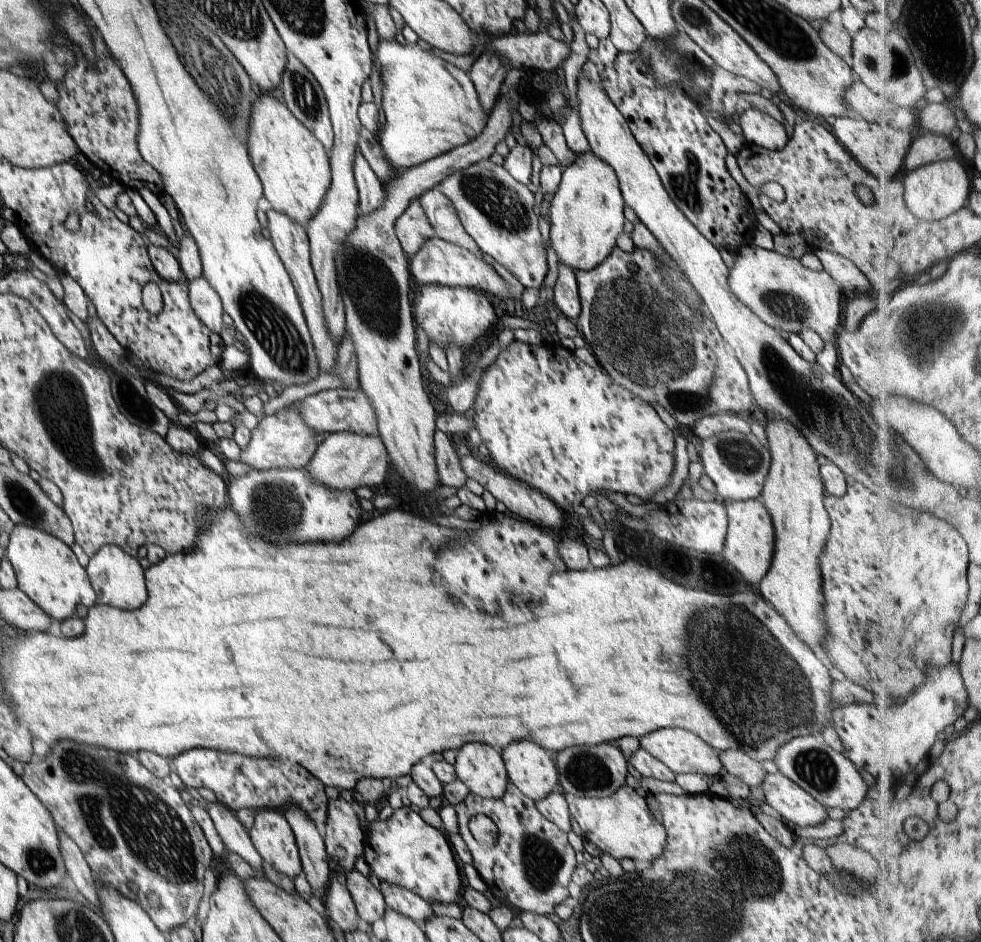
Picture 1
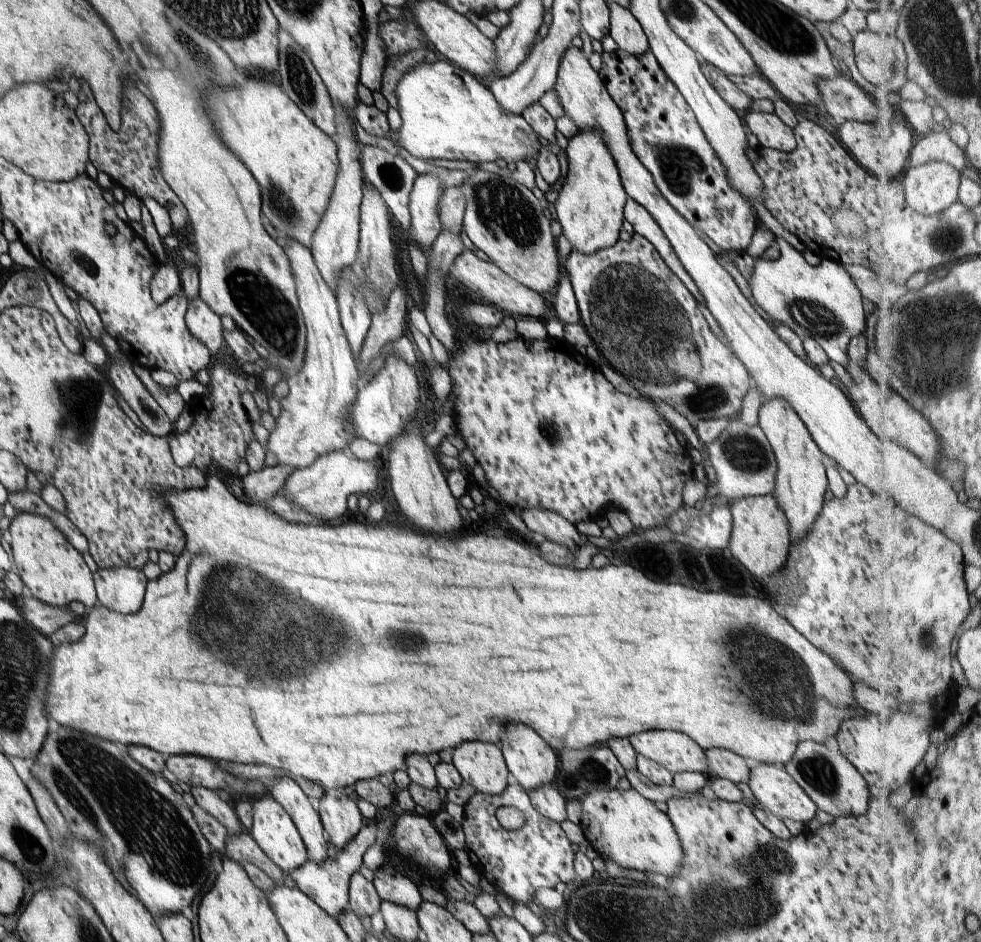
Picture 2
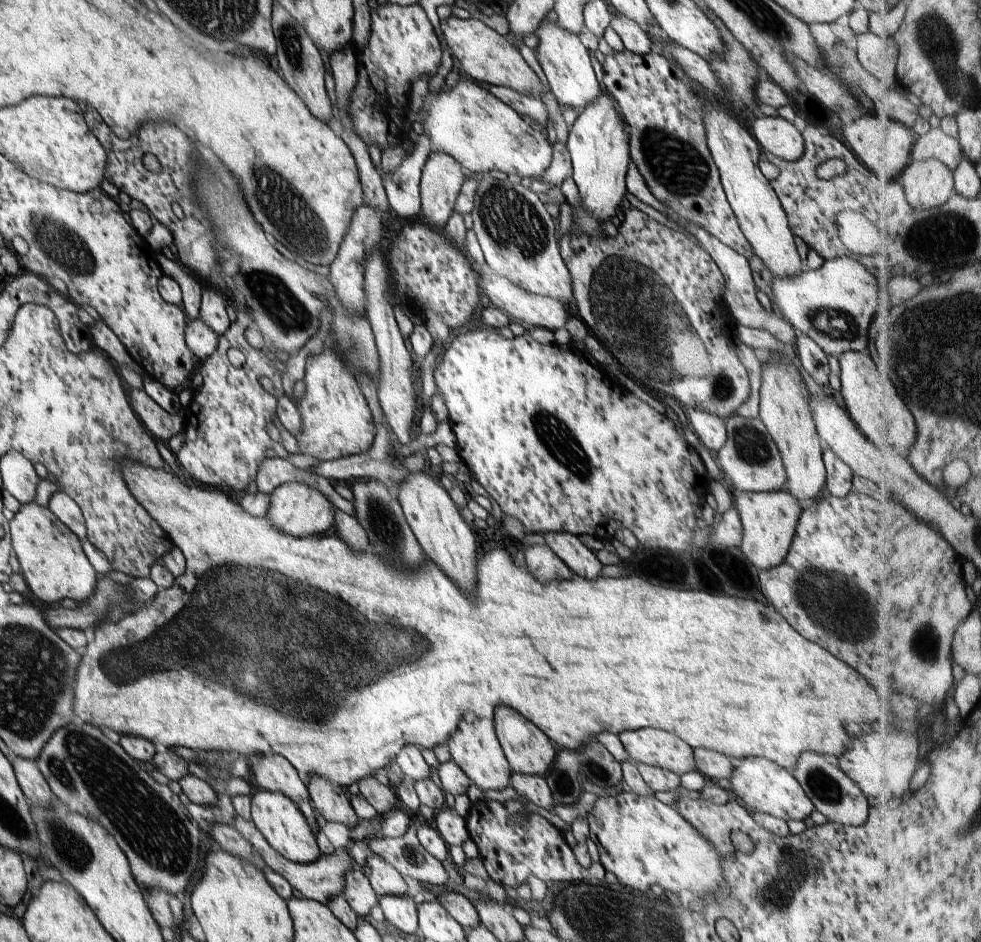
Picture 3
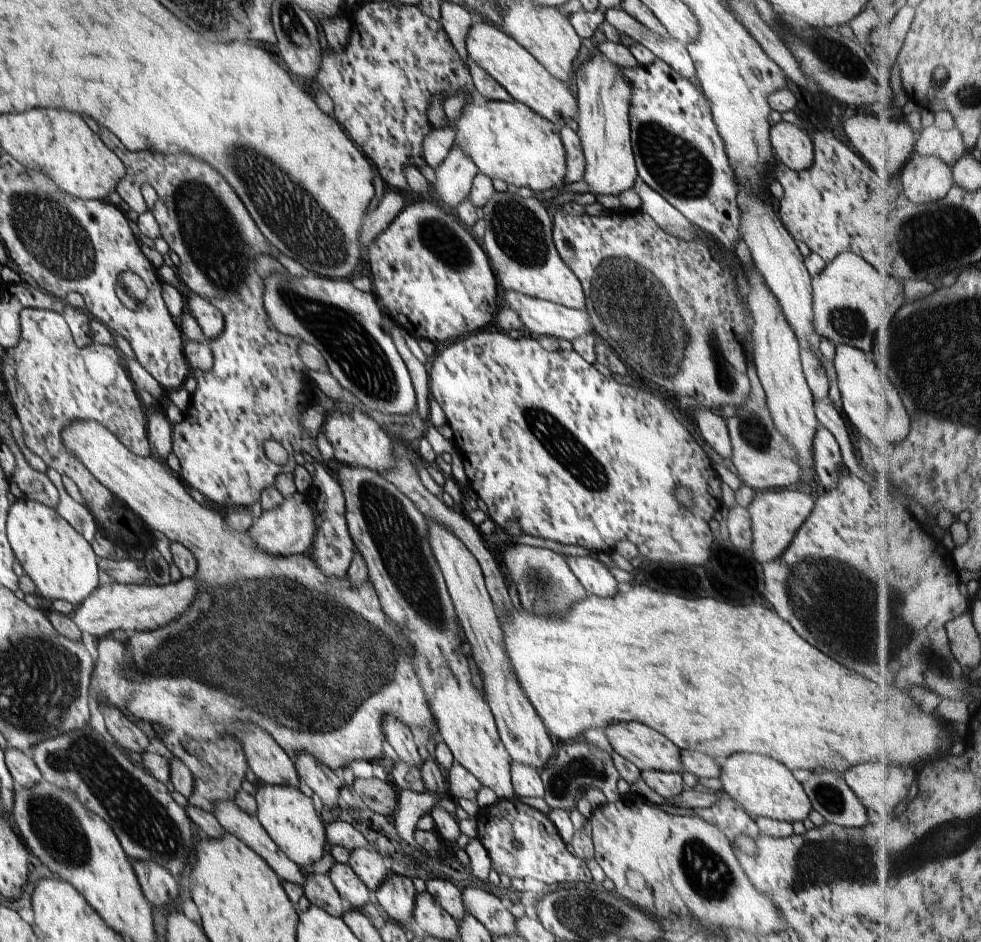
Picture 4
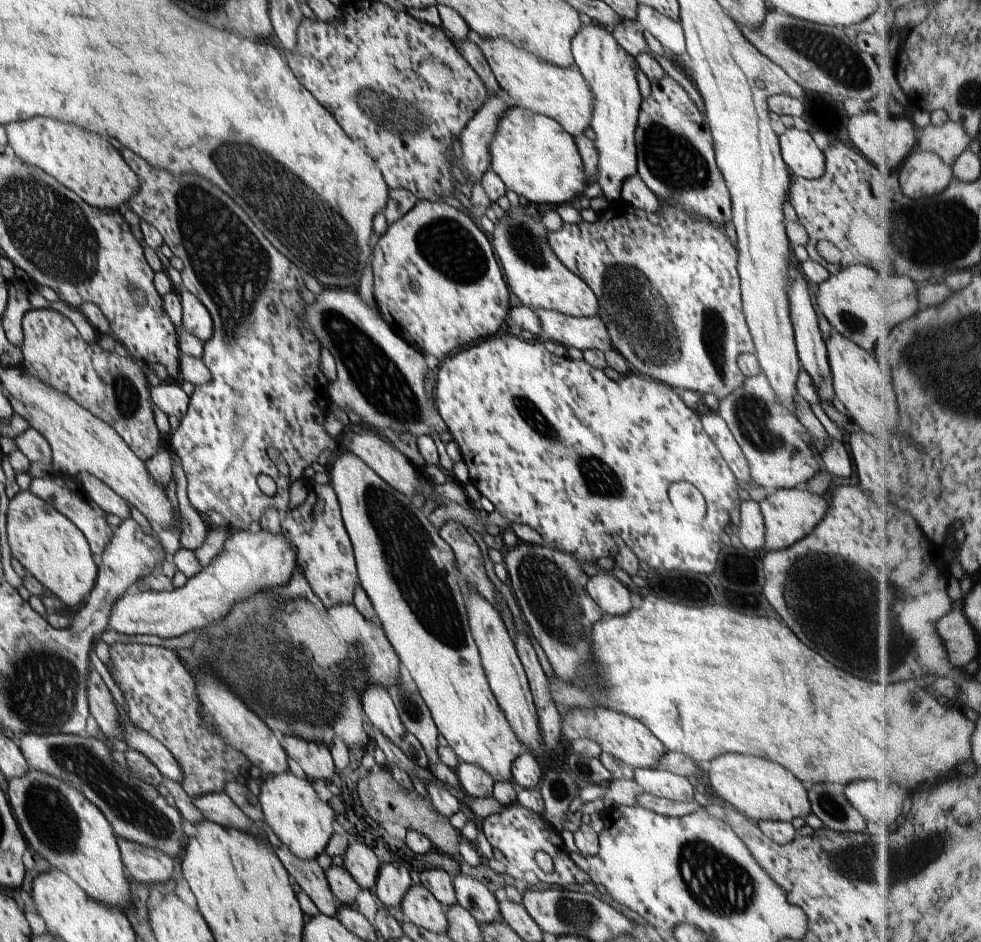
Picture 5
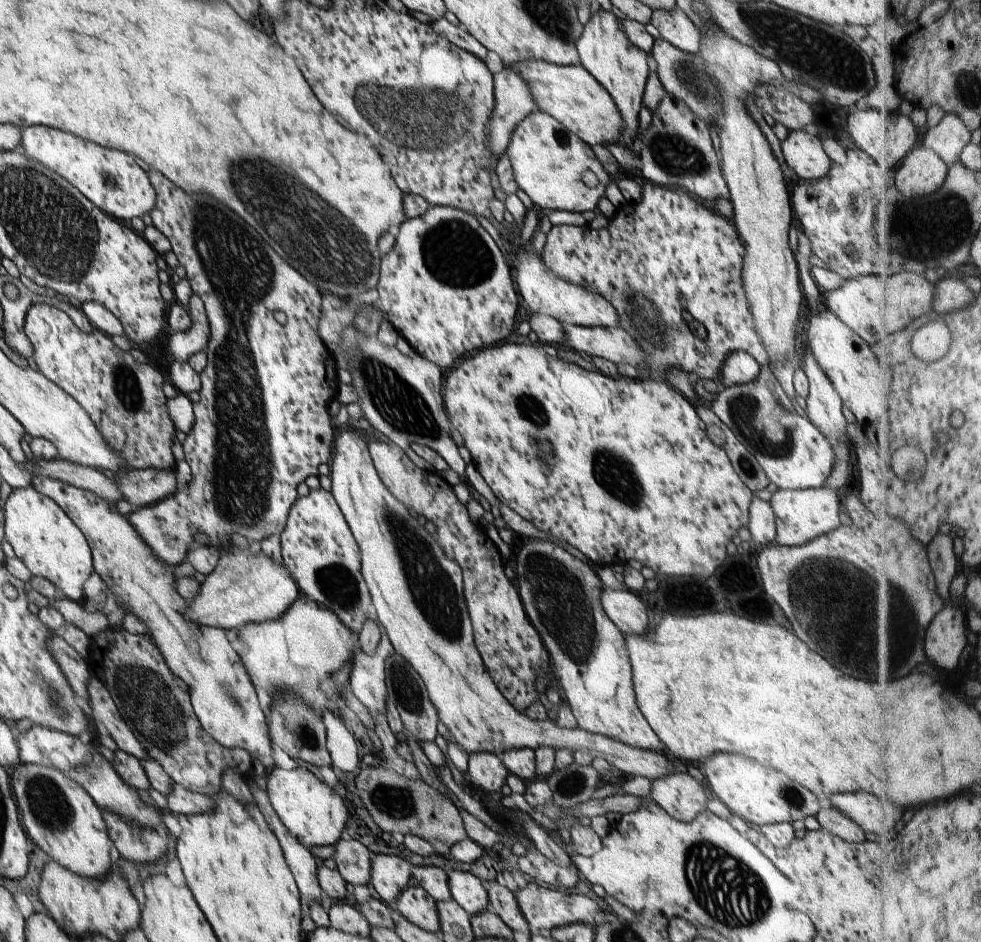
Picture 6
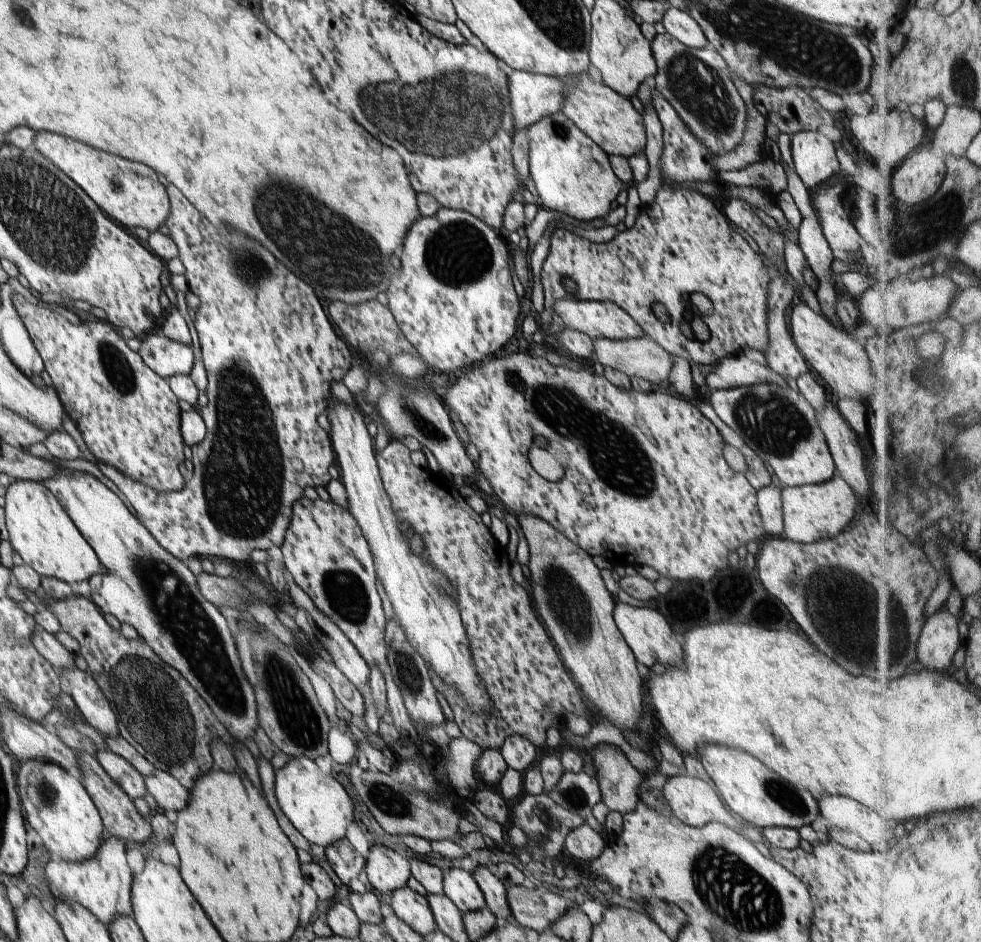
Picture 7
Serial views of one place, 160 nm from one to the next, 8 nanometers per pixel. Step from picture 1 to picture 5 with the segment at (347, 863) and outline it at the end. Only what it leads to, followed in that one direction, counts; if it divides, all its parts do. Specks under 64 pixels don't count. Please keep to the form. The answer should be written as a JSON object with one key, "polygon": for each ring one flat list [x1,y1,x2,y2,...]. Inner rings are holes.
{"polygon":[[284,735,282,744,288,757,293,758,300,764,306,778,320,778,331,780,336,770,330,749,323,742,309,741,298,735]]}

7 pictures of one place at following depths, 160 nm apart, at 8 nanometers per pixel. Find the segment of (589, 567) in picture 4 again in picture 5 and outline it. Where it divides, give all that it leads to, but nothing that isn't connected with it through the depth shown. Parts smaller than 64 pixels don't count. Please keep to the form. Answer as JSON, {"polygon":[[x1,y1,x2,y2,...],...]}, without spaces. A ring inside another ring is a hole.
{"polygon":[[590,568,587,593,606,615,620,616,631,611,632,602,628,586,621,583,611,572]]}

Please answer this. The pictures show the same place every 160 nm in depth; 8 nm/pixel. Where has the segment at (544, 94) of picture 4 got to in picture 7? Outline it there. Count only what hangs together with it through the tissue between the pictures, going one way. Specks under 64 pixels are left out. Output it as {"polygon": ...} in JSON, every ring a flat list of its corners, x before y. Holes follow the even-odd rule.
{"polygon":[[587,73,568,76,565,81,567,93,560,112,574,121,604,152,627,159,638,152,645,152,647,134,643,114,634,109,630,98,622,96,603,82,595,82]]}

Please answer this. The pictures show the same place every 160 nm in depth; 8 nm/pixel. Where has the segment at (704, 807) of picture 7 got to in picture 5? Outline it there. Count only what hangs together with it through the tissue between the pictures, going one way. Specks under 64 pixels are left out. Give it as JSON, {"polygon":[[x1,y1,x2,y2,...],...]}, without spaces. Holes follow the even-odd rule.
{"polygon":[[640,767,633,769,633,774,634,780,643,791,674,802,694,802,695,787,688,781,688,777,656,768]]}

